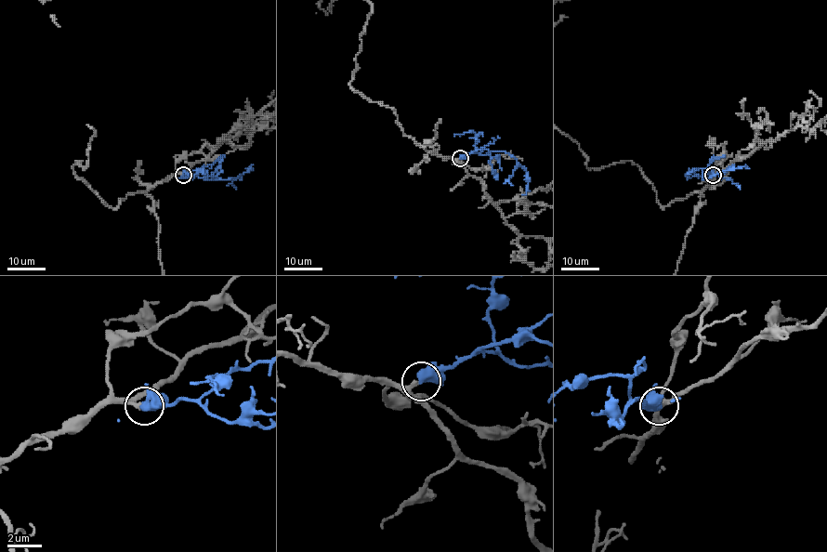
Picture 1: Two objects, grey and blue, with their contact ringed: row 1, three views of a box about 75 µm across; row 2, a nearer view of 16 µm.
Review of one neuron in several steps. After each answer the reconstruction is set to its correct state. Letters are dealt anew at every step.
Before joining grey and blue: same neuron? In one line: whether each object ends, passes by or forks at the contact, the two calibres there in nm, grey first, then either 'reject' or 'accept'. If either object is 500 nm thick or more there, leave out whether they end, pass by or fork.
grey passes by; blue passes by; 180 nm thick on the grey side, 440 nm on the other; accept

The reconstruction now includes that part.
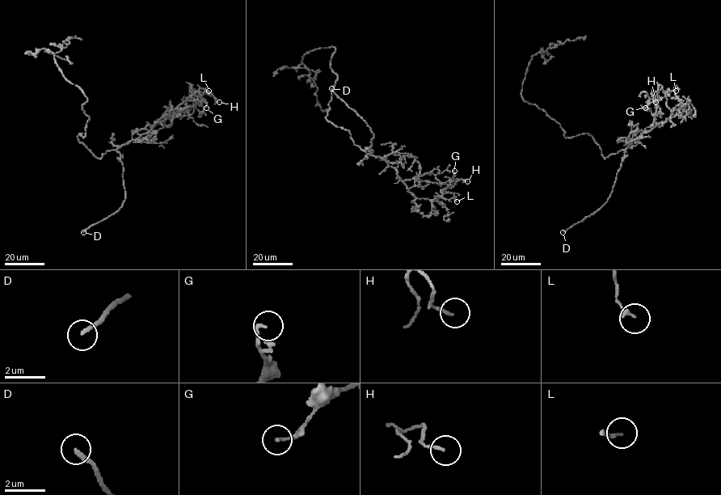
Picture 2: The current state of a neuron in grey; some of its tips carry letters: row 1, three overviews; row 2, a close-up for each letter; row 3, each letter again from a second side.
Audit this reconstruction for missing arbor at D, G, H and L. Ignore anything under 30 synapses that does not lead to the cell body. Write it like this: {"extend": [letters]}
{"extend": ["D"]}

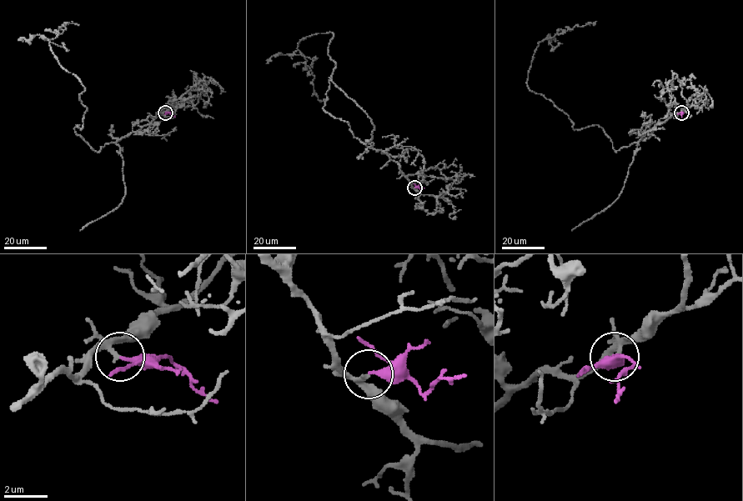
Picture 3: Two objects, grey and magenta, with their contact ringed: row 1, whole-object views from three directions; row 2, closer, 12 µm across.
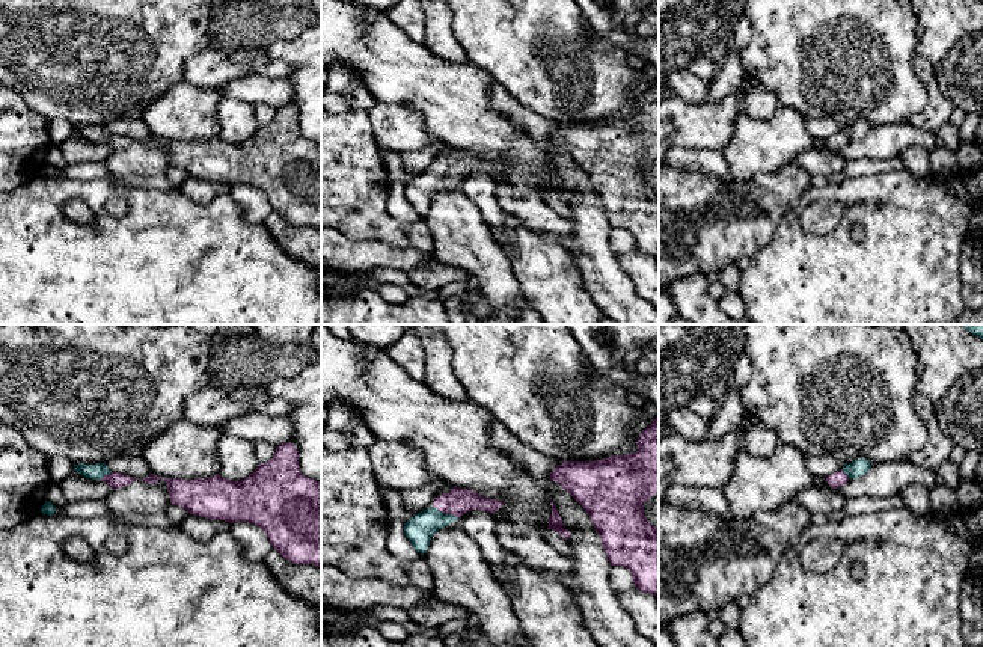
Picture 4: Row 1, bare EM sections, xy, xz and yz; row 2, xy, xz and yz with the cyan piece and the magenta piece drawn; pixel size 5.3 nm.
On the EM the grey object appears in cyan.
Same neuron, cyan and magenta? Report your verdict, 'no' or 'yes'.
yes

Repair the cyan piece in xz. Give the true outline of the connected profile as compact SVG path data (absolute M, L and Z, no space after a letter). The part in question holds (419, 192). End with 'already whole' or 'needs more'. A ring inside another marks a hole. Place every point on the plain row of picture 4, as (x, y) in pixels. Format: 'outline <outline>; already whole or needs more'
outline M452 149L433 163L433 167L404 186L404 196L413 211L425 216L431 199L442 190L458 182L472 172L481 172L493 176L504 164L478 157L470 151Z; needs more

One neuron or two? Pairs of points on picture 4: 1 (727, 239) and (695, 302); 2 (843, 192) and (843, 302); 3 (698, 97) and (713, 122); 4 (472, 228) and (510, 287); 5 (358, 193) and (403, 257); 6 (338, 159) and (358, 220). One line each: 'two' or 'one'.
1: two
2: one
3: two
4: one
5: two
6: one

